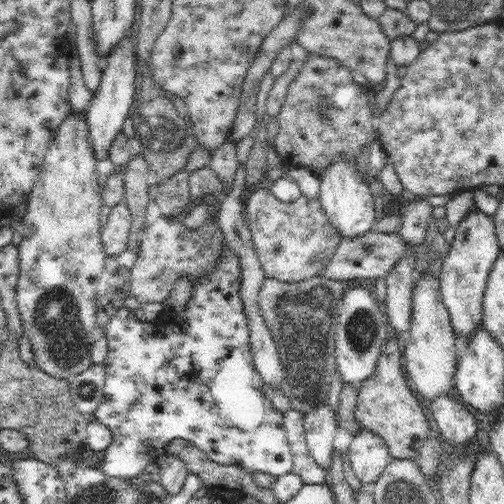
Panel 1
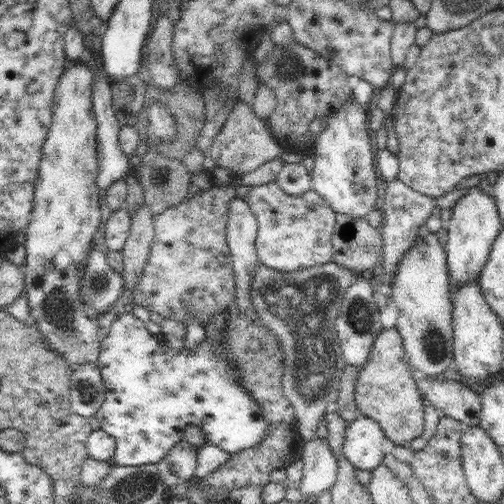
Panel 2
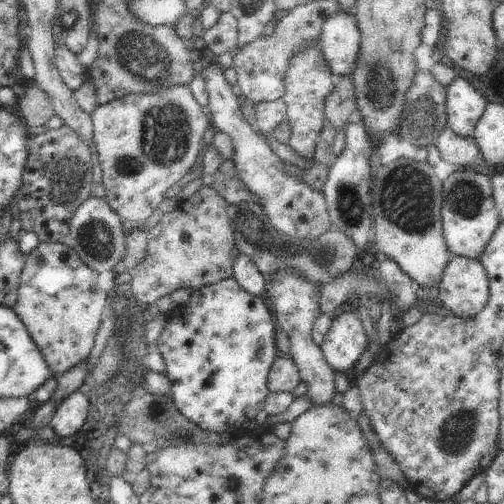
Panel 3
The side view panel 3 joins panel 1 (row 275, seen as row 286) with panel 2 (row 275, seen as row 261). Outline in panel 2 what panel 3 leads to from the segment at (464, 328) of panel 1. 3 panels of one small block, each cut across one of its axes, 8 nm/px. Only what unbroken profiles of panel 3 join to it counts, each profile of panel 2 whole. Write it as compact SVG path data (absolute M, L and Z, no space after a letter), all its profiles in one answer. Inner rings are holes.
M481 186L467 188L465 196L461 196L453 208L447 228L447 240L443 242L443 248L447 252L447 270L449 270L449 282L467 282L473 276L479 278L479 272L483 270L491 246L501 230L501 220L493 202L493 196L489 196Z

